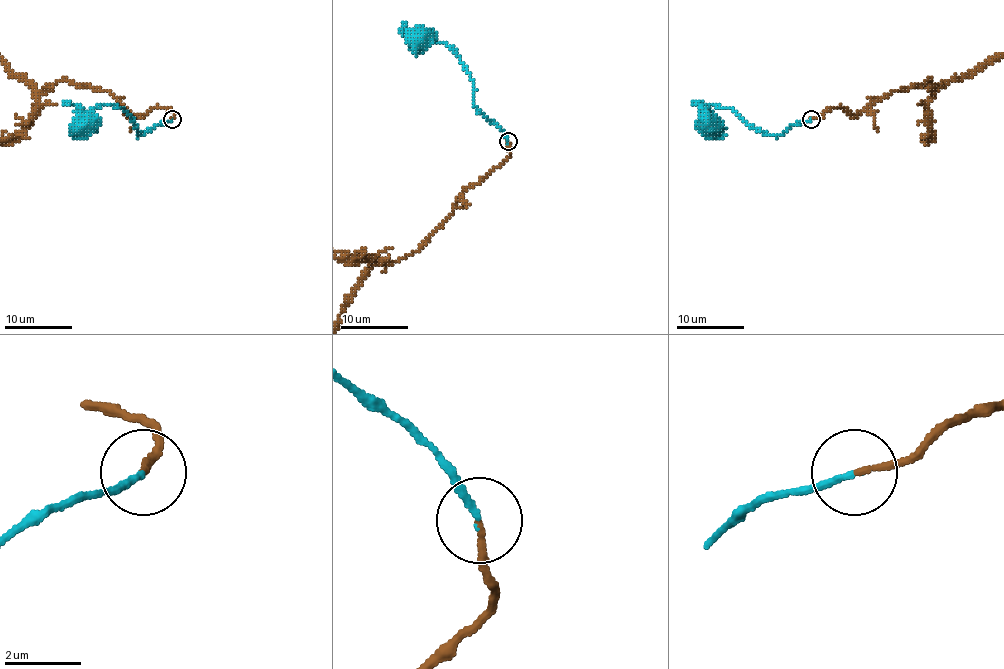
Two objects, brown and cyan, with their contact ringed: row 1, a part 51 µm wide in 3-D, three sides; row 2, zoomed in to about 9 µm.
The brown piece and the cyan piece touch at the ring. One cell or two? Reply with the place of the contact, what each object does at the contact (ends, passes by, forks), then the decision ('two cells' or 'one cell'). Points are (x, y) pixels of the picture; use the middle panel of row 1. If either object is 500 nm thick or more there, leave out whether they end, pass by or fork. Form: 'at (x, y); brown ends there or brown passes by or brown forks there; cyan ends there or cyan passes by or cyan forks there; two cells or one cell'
at (508, 141); brown ends there; cyan ends there; one cell

